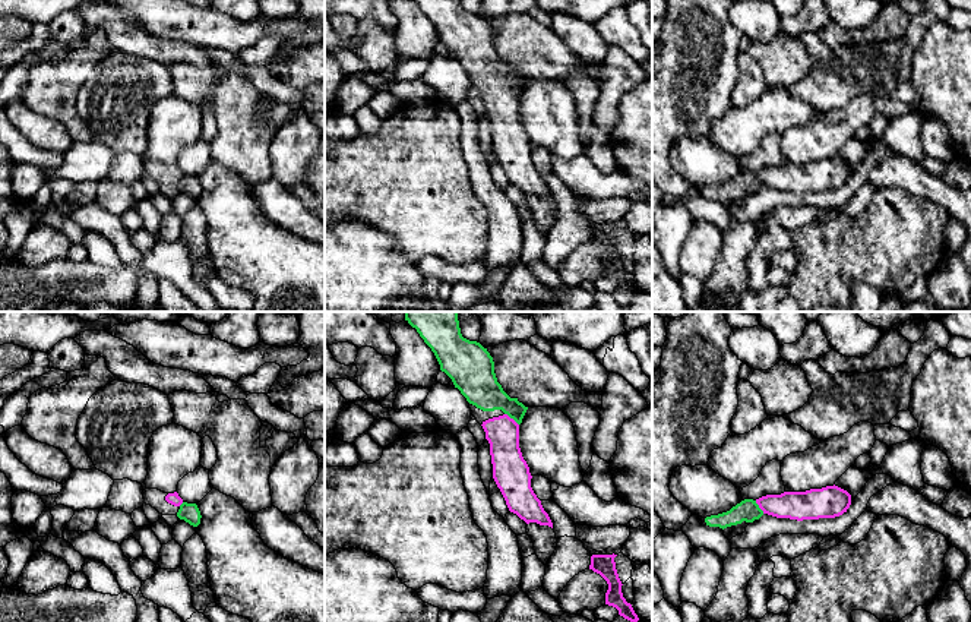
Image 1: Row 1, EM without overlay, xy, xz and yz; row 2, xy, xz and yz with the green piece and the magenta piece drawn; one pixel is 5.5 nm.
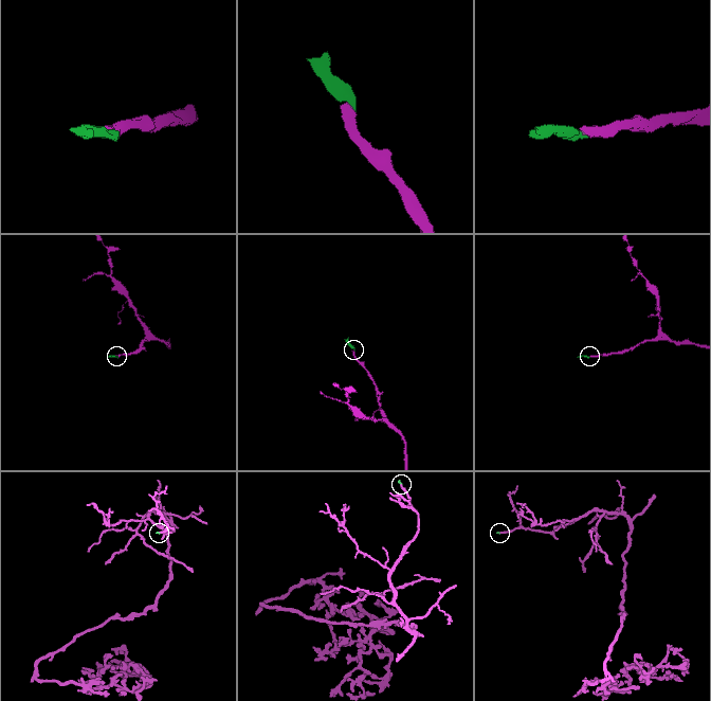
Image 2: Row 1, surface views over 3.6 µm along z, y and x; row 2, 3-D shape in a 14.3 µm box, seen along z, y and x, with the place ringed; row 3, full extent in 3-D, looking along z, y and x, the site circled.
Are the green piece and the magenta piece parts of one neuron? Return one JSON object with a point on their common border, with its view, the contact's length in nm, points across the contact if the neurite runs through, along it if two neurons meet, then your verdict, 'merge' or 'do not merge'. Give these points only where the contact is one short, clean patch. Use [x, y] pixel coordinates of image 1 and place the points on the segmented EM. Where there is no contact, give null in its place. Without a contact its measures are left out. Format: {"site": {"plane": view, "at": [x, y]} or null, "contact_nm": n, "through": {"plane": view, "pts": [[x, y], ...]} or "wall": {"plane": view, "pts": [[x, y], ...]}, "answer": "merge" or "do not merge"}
{"site": {"plane": "xz", "at": [512, 417]}, "contact_nm": 100, "through": {"plane": "xz", "pts": [[480, 387], [496, 398], [512, 417], [502, 432]]}, "answer": "merge"}

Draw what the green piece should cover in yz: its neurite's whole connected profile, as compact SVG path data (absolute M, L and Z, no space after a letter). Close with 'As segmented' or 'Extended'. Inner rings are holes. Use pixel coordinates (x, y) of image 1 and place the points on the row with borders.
M826 486L806 492L784 492L766 495L756 501L744 499L730 511L705 518L706 525L727 528L731 525L753 522L763 514L790 520L835 518L847 512L851 505L851 495L838 487Z. Extended

